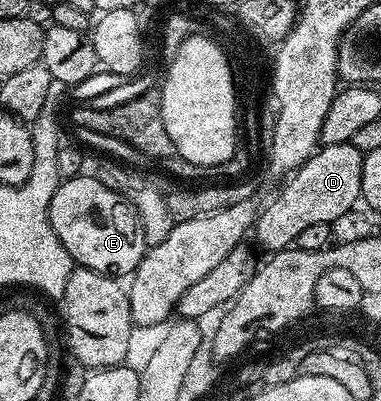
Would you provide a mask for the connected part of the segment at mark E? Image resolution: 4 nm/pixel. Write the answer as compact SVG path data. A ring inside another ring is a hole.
M96 176L85 177L66 178L61 182L49 205L50 223L78 267L98 270L101 274L110 276L132 275L147 249L141 225L137 222L137 211L129 205L124 193L118 192L112 186L106 186Z

